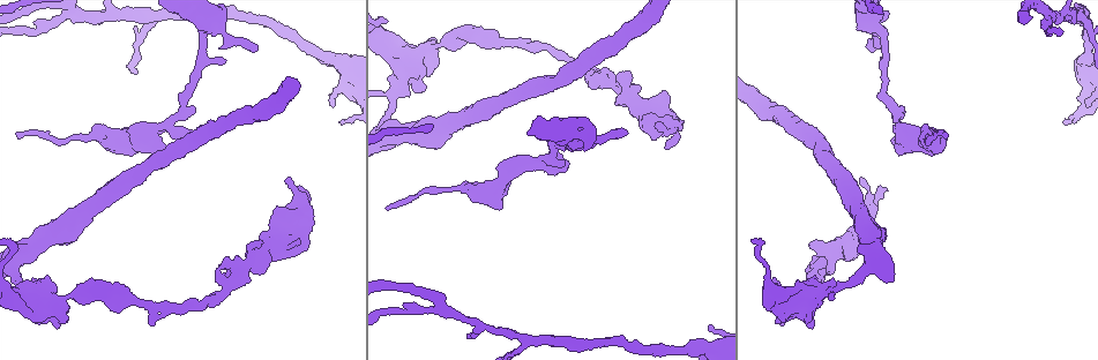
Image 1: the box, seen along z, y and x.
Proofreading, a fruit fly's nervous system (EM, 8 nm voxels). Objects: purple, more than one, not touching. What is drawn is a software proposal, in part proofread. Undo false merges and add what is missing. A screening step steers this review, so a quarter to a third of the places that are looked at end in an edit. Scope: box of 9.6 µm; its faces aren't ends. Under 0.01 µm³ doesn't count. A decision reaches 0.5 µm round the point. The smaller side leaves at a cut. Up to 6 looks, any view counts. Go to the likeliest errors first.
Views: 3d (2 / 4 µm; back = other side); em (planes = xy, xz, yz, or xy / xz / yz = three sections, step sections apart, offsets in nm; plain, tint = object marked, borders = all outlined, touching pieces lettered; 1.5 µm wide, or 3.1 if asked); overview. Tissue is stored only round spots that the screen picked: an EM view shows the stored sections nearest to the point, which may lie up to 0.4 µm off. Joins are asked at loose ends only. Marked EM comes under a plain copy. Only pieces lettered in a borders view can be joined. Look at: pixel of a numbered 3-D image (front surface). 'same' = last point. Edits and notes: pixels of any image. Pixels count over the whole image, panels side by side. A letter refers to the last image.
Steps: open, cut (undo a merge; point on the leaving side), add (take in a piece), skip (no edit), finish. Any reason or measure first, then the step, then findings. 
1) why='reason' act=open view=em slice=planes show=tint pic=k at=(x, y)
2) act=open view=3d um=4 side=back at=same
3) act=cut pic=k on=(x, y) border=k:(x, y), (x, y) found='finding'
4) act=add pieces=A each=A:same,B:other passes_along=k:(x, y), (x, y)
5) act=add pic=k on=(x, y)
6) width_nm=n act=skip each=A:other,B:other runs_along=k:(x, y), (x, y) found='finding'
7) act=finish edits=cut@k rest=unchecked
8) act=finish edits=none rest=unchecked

why='sharp bend' act=open view=em slice=planes show=borders pic=1 at=(257, 255)

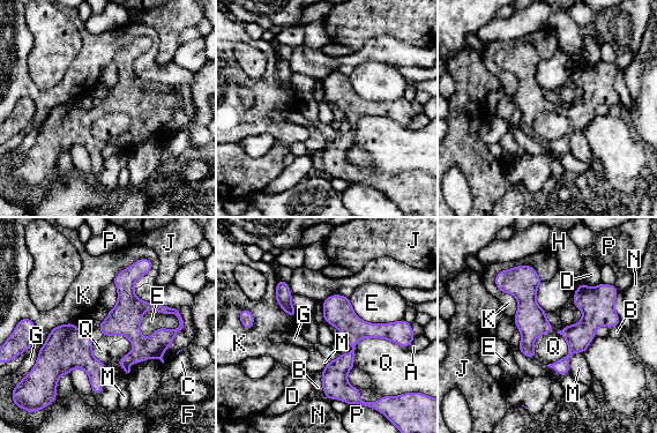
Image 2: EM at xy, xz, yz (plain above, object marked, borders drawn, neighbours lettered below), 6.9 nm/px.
longest_contact=Q:420nm act=skip each=A:other,B:other,C:other,D:other,E:other,F:other,G:other,H:other,J:other,K:other,M:other,N:other,P:other,Q:other runs_along=2:(499, 282), (557, 331), (617, 321) found='continuous, no second neuron'

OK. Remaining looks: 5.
why='branch stops here' act=open view=em slice=planes show=borders pic=1 at=(887, 188)

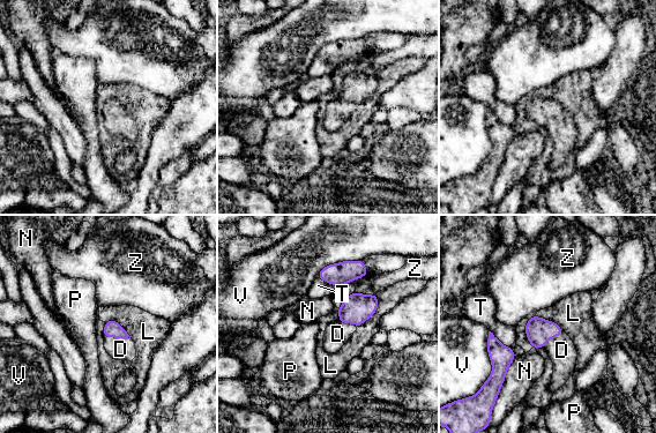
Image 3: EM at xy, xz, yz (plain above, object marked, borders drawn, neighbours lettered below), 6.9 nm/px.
act=add pieces=D each=D:same,L:other,N:other,P:other,T:other,V:other,Z:other found='it goes on there'

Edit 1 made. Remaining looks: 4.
why='an open end' act=open view=3d um=2 pic=1 at=(469, 335)

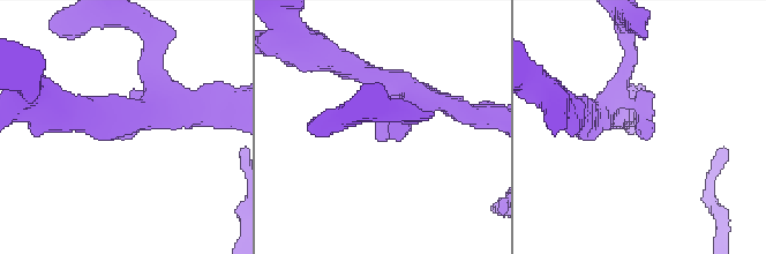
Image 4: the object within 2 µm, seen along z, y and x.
arm_widths_nm=200,200 act=open view=em slice=planes show=borders pic=4 at=(378, 135)

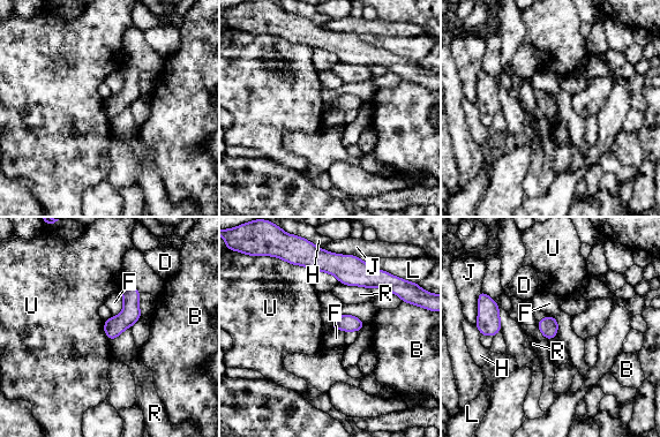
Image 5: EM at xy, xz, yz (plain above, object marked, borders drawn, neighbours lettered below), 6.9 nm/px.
act=skip each=B:other,D:other,F:other,H:other,J:other,L:other,R:other,U:other border=5:(119, 292), (122, 310), (112, 316) found='no lettered piece goes on from it'

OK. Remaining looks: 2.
act=finish edits=add@3 rest=unchecked

